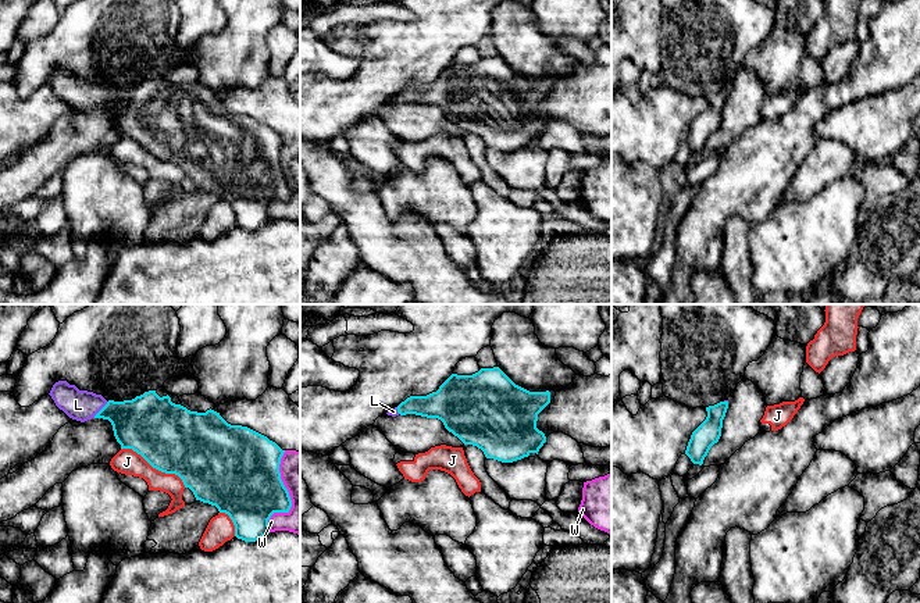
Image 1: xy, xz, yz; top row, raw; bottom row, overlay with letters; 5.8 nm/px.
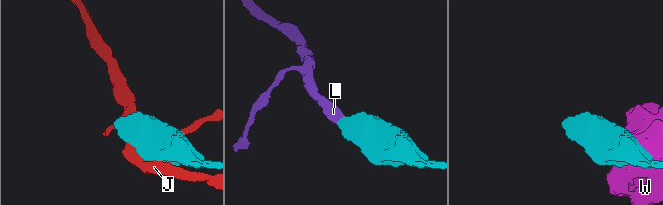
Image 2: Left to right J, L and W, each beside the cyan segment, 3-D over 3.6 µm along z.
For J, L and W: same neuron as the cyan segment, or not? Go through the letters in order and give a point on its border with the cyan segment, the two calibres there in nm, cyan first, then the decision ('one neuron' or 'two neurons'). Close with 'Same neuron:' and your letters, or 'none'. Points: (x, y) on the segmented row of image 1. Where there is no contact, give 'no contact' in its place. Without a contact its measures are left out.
J: xy (154, 467) | 400/150 nm | two neurons
L: xy (100, 410) | 300/180 nm | one neuron
W: xy (289, 496) | 400/220 nm | two neurons
Same neuron: L

